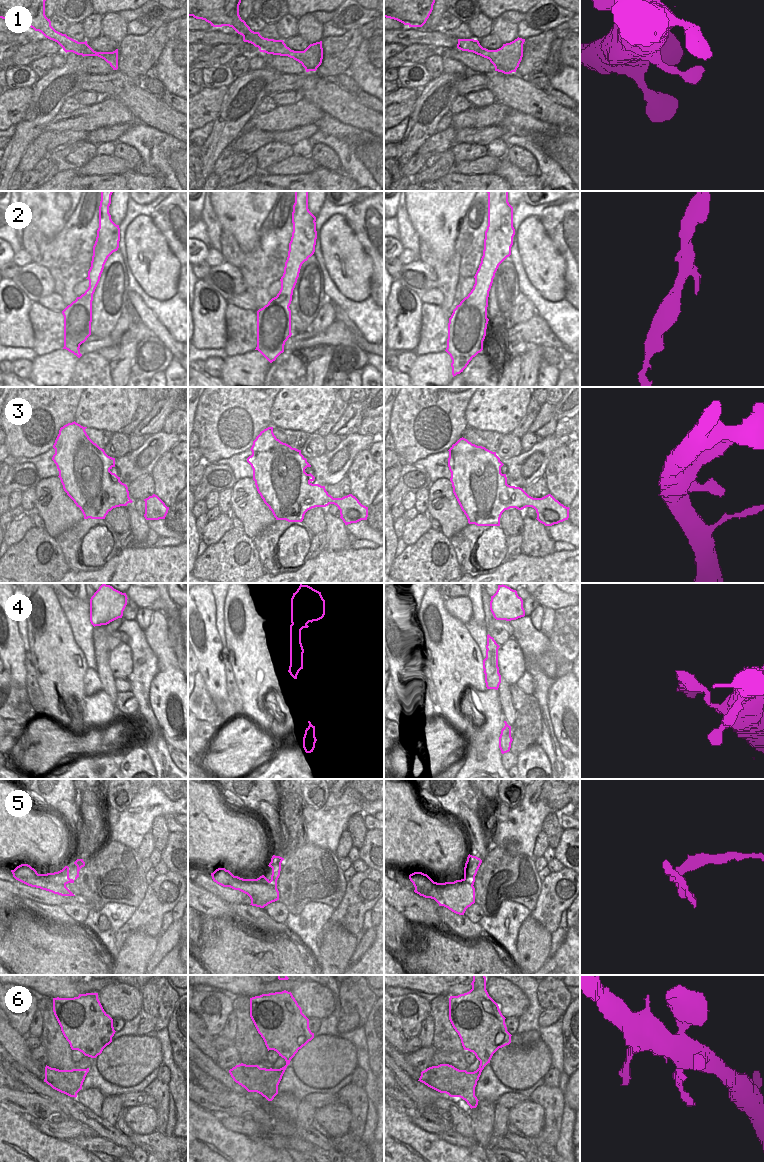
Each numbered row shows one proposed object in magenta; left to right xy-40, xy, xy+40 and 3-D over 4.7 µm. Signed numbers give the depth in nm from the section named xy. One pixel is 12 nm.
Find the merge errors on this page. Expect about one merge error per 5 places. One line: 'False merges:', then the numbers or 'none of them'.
False merges: 4, 5

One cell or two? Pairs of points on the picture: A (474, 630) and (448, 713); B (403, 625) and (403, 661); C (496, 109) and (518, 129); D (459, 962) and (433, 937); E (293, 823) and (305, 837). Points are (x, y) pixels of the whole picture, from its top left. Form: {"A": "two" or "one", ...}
{"A": "two", "B": "one", "C": "two", "D": "one", "E": "two"}

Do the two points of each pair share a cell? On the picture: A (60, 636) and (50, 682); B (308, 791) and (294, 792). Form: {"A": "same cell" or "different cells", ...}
{"A": "same cell", "B": "different cells"}

